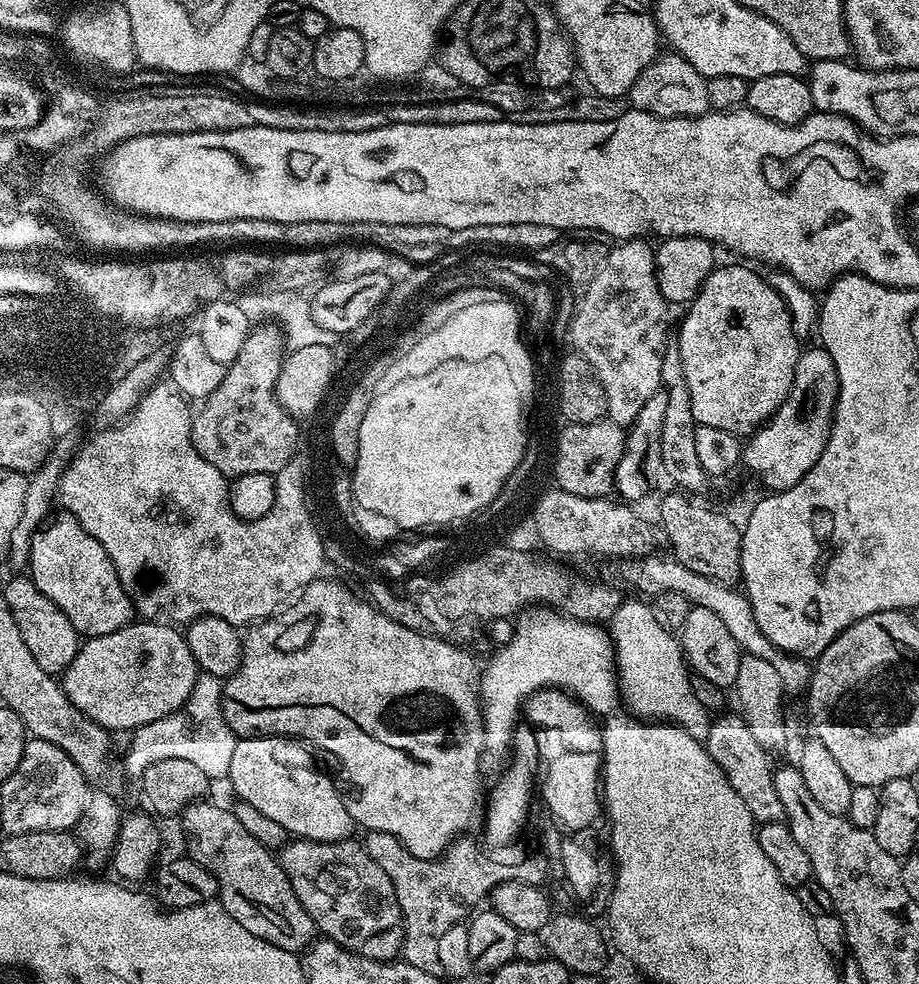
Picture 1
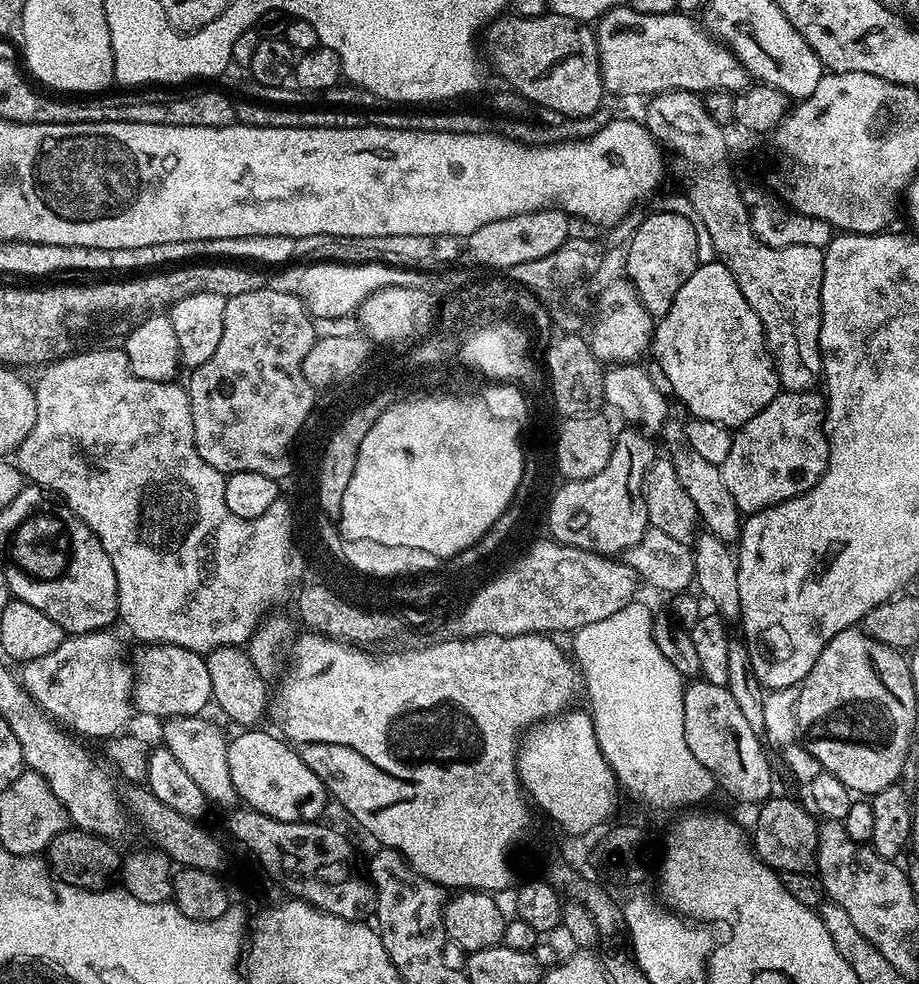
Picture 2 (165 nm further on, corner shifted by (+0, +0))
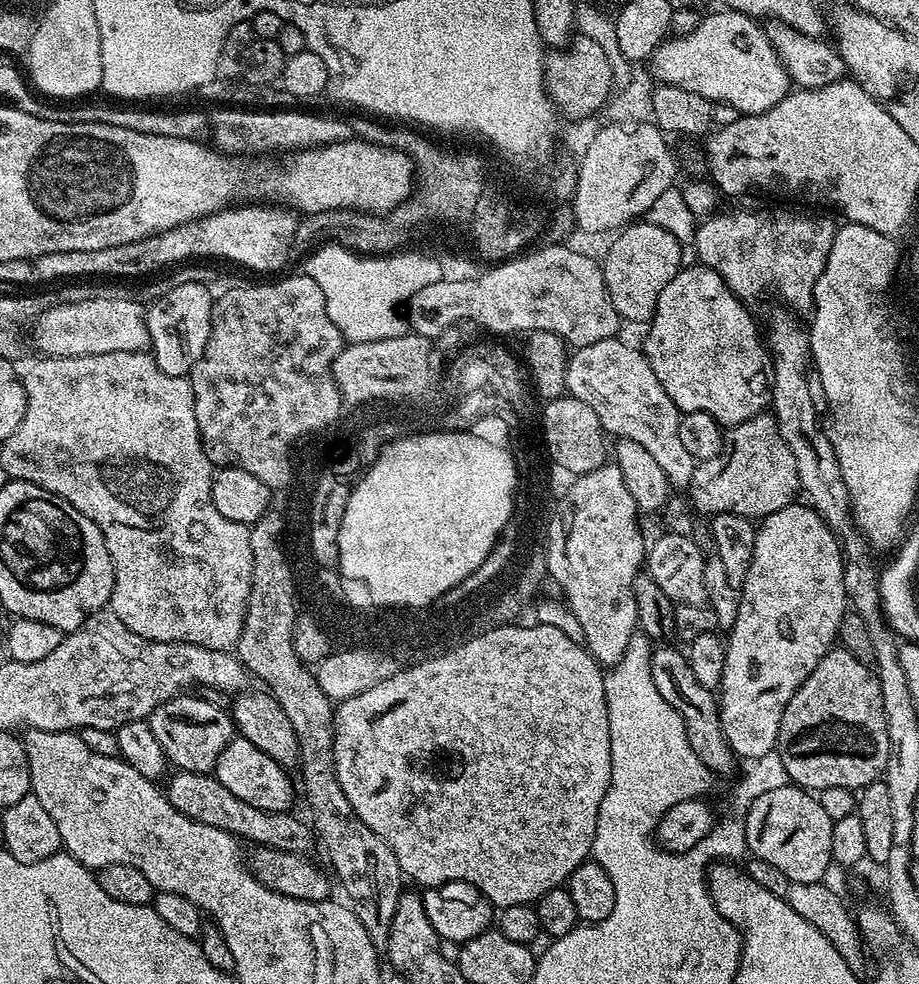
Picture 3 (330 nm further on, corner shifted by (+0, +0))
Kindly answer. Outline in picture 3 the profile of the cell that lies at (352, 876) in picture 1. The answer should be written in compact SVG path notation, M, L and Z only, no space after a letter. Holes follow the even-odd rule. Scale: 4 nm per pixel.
M176 770L167 777L167 784L166 795L174 810L194 822L226 830L241 841L253 840L251 843L256 846L286 848L301 854L309 851L308 843L313 843L313 833L305 821L304 825L288 812L267 812L258 806L250 806L250 802L242 802L242 798L234 798L234 794L230 794L230 790L226 790L226 786L222 786L222 782L218 782L214 774Z

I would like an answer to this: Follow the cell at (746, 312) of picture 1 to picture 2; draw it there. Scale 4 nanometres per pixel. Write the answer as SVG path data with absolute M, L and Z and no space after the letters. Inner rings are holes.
M721 262L700 264L694 270L694 274L690 274L690 278L686 278L686 282L682 282L682 290L678 290L678 294L674 298L674 306L670 306L670 310L666 310L666 314L659 317L658 323L655 325L650 352L651 355L656 355L656 364L660 367L660 372L668 379L668 384L672 387L671 395L673 397L676 395L688 407L687 415L689 417L698 420L718 422L733 430L741 428L746 422L750 422L750 418L757 416L782 391L779 374L776 372L776 361L773 360L765 340L763 324L759 321L758 314L750 308L750 303L746 302L746 298L742 296L734 274Z

